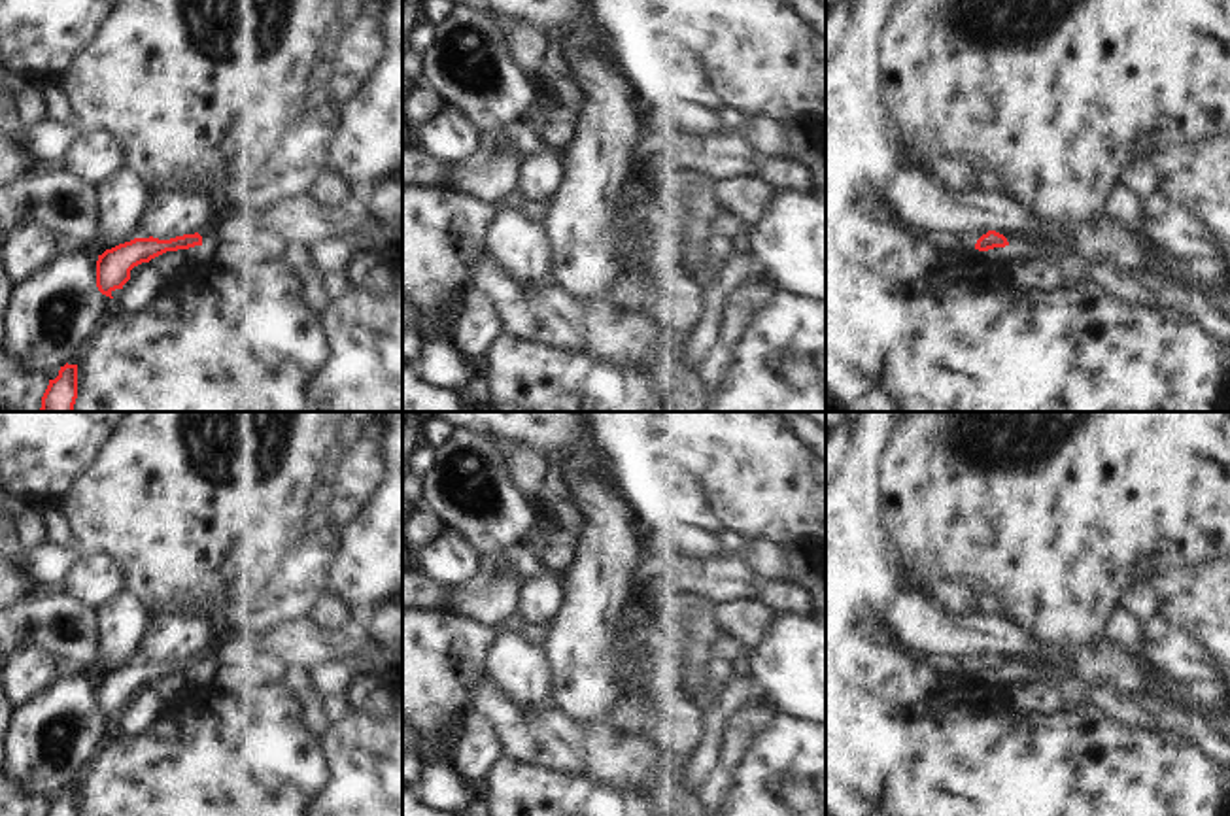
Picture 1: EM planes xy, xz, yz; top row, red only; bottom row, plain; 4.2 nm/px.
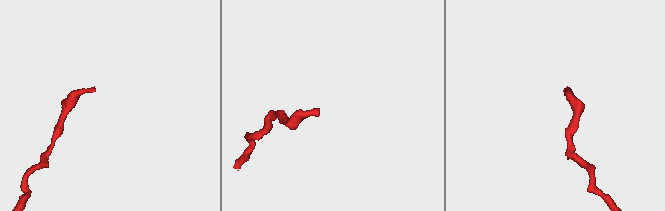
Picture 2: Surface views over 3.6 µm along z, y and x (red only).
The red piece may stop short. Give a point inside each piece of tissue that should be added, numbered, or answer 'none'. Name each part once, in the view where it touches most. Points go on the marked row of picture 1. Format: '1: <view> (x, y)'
1: xy (208, 235)

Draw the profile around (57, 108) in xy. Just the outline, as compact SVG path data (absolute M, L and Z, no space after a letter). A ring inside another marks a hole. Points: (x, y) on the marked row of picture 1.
M51 81L42 87L42 100L45 108L45 119L66 125L72 115L70 102L64 96L59 81Z

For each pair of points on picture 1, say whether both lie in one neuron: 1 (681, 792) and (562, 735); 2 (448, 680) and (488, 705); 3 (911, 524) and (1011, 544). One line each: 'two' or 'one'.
1: one
2: two
3: one

